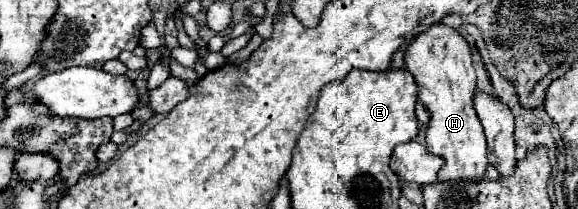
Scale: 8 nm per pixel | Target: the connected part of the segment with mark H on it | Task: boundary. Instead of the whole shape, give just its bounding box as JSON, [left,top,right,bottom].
[406,24,488,182]

